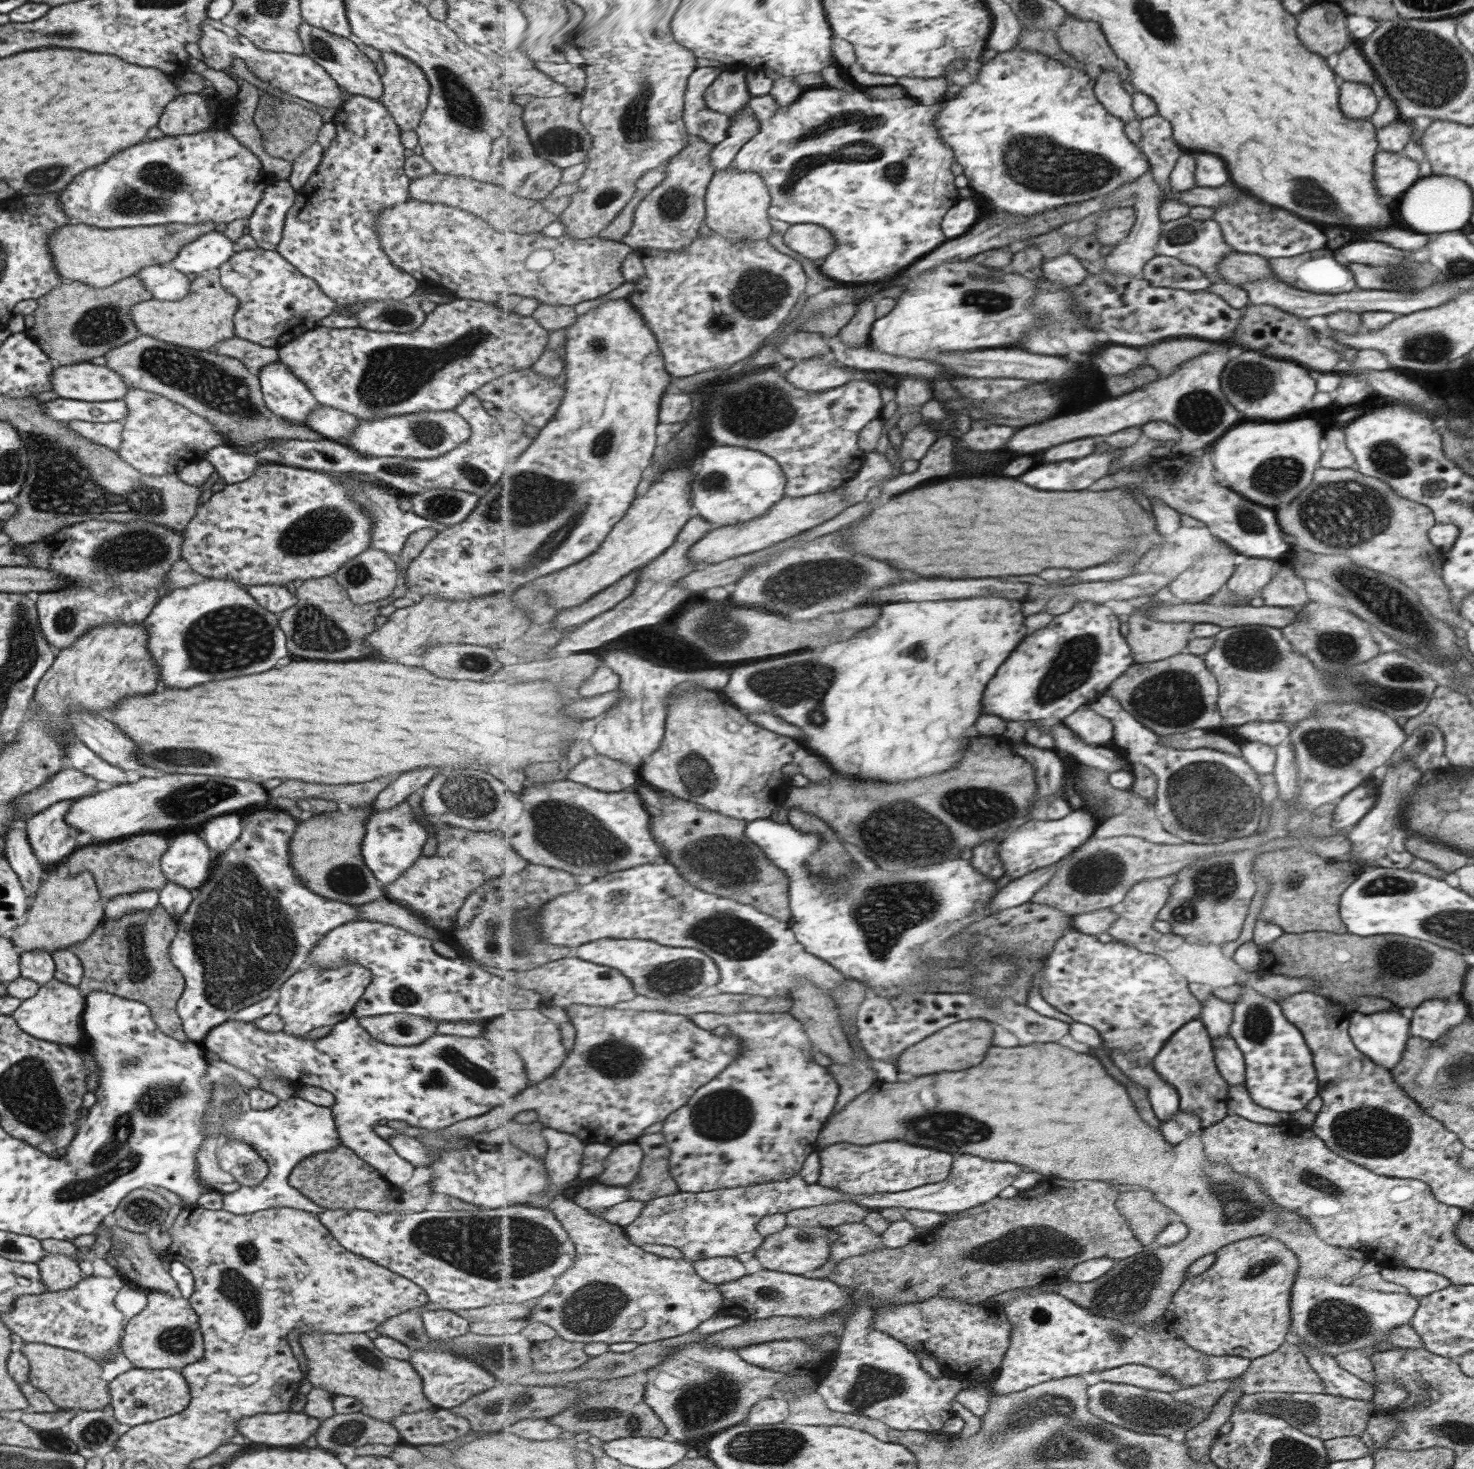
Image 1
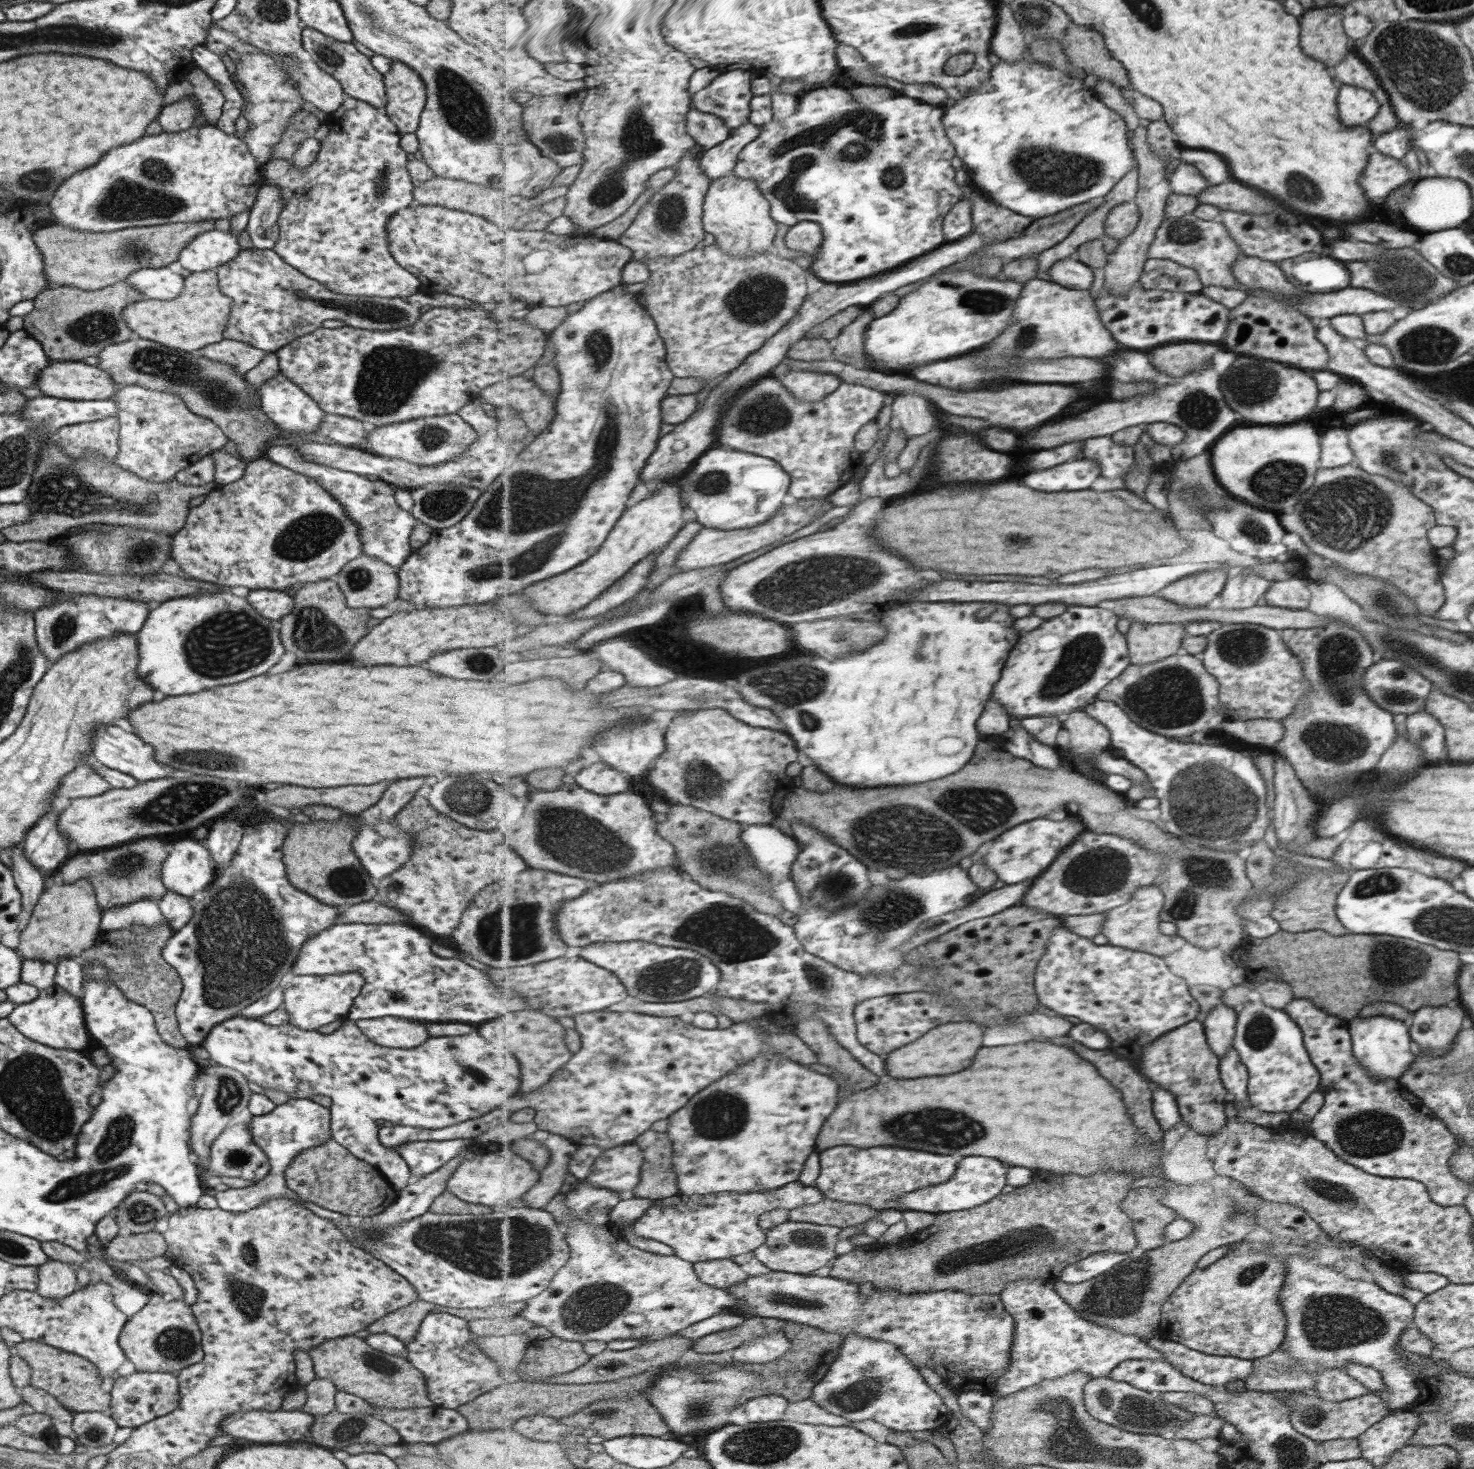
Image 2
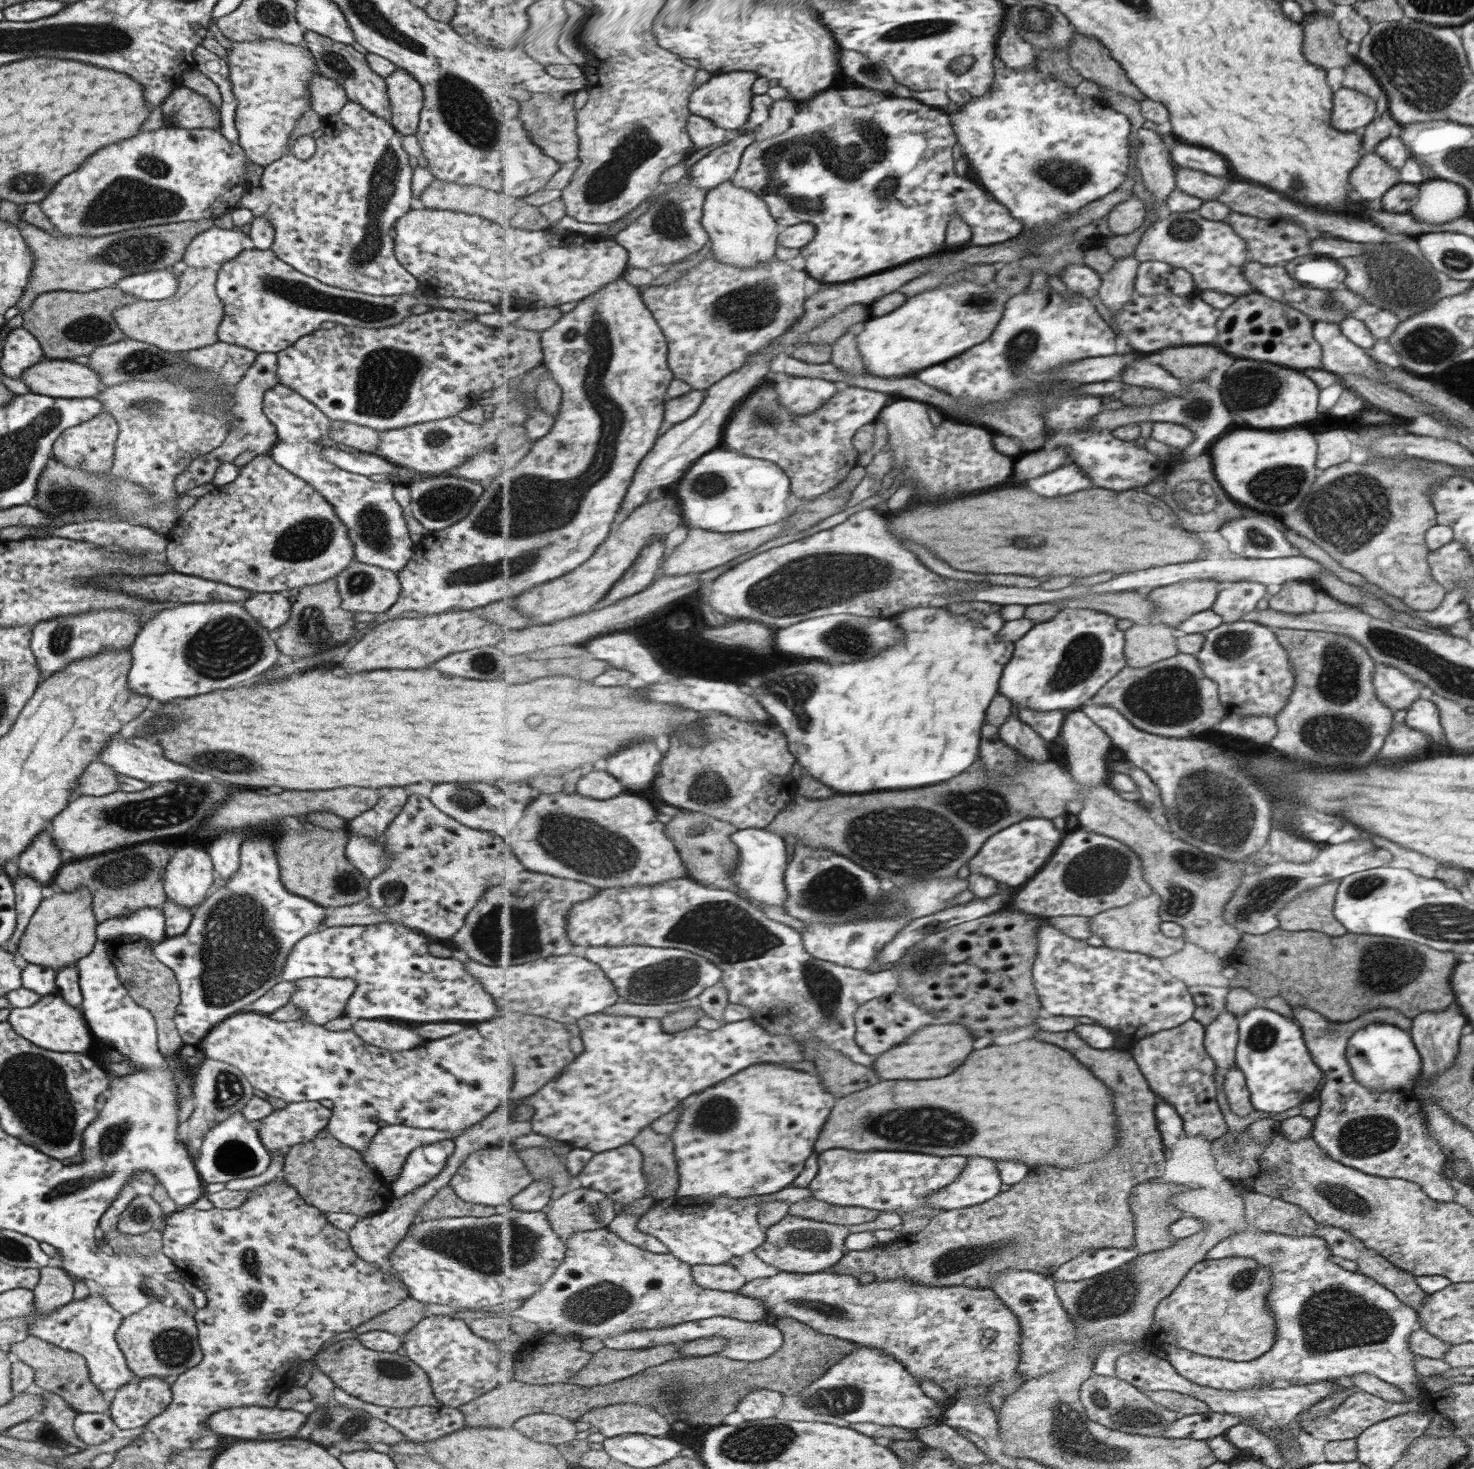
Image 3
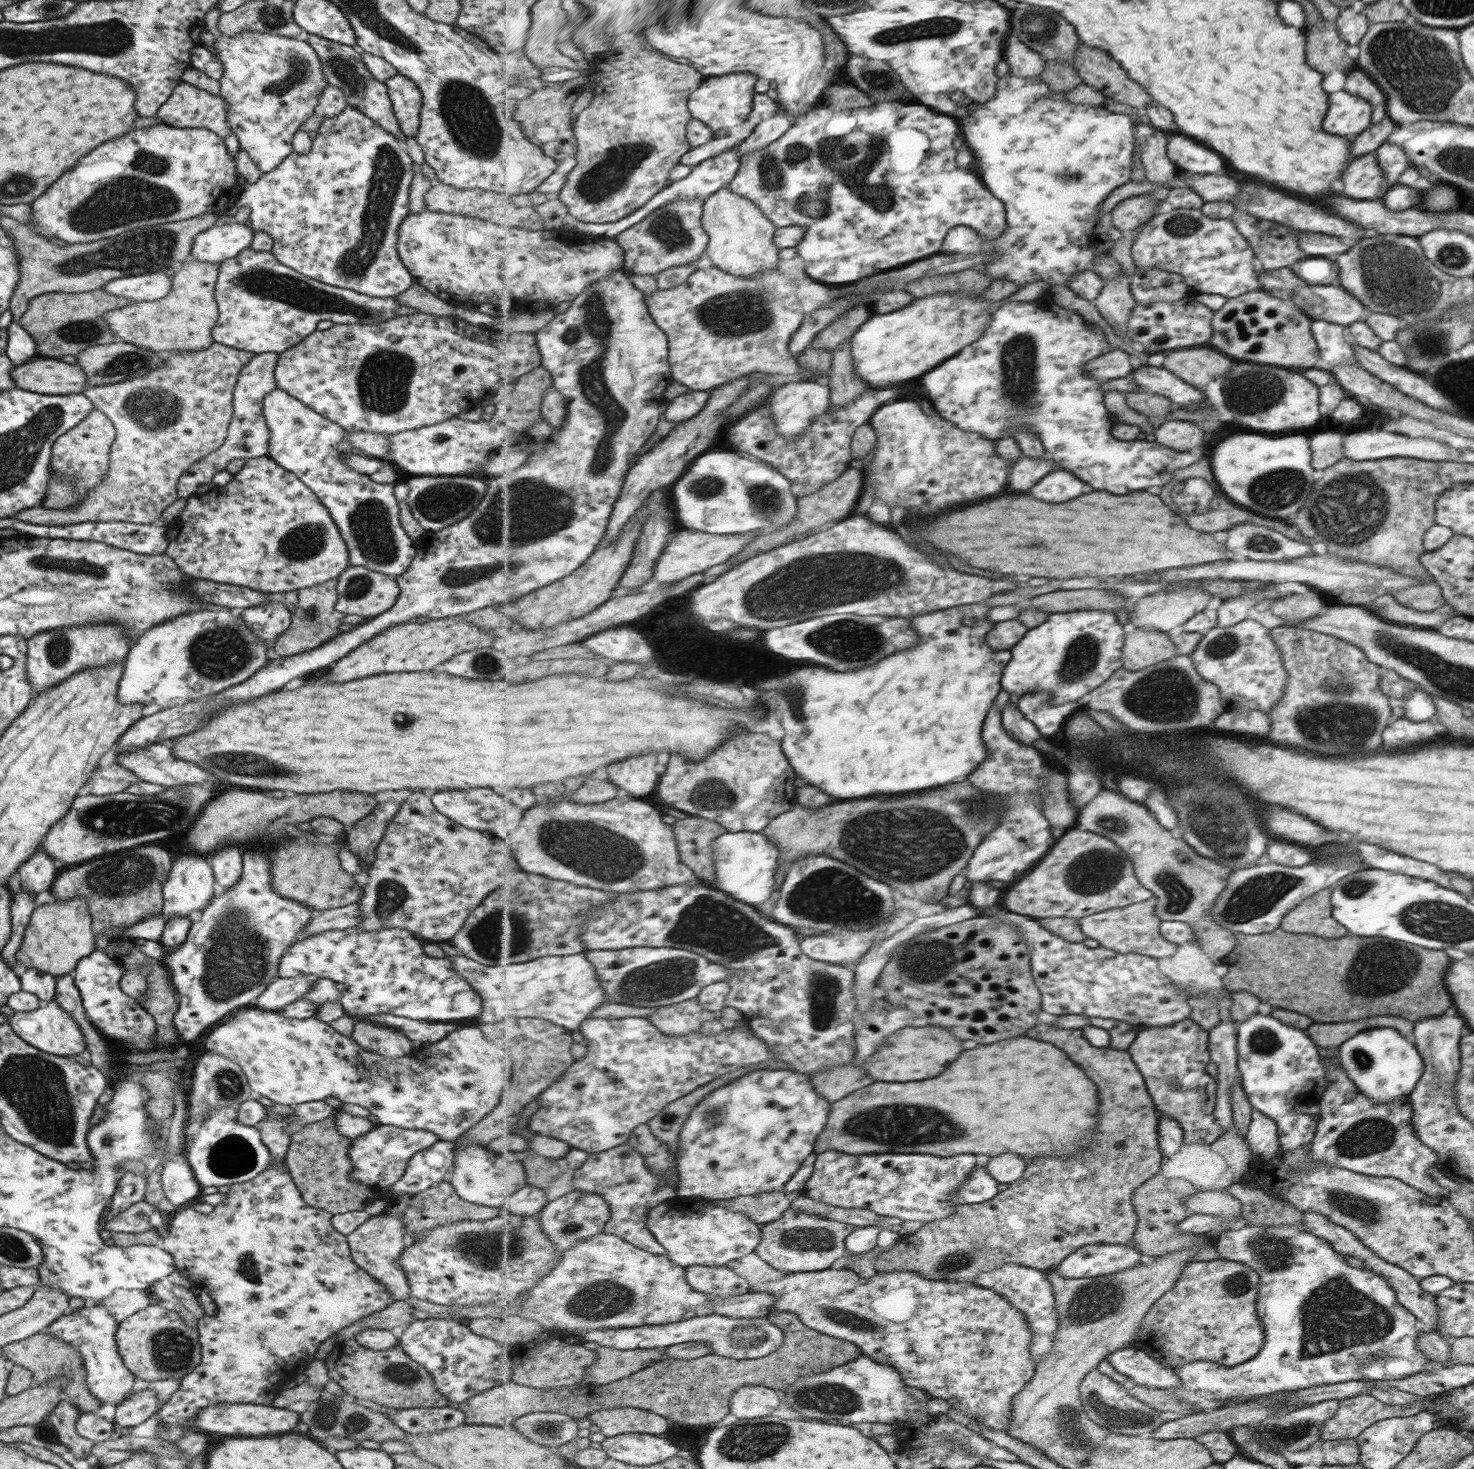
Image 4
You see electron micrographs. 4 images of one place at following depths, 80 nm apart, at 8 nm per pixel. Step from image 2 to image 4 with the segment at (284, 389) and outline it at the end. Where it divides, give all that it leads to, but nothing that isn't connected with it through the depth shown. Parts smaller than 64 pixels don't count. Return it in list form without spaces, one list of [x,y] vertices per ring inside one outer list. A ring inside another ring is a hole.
[[[275,388],[262,398],[262,415],[269,429],[267,456],[272,458],[283,469],[293,473],[309,490],[312,490],[319,502],[329,511],[329,516],[339,529],[342,541],[348,552],[348,564],[364,566],[369,570],[389,575],[399,576],[412,561],[415,554],[413,541],[405,534],[398,519],[398,501],[393,496],[393,484],[380,484],[371,481],[368,475],[359,474],[345,466],[338,458],[338,452],[333,447],[341,442],[343,429],[317,414],[299,400],[290,397],[286,391]]]

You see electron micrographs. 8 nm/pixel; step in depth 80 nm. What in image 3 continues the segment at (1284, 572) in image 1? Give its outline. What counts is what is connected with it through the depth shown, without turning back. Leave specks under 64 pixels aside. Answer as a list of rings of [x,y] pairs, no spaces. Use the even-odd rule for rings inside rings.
[[[1301,581],[1282,582],[1278,592],[1268,599],[1268,607],[1283,614],[1301,614],[1313,612],[1315,591]]]

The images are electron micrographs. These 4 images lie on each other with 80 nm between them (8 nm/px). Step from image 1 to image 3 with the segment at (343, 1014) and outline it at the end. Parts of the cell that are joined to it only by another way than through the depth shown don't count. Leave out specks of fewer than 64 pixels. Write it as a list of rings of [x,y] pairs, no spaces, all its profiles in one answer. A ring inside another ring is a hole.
[[[307,977],[294,980],[294,991],[290,1003],[303,1013],[299,1020],[312,1024],[325,1024],[344,1014],[345,1005],[355,990],[354,980],[350,978]]]

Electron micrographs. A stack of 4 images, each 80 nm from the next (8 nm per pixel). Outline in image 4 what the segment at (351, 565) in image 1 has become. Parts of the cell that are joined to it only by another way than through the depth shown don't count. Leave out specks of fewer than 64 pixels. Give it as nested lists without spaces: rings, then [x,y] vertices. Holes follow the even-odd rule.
[[[348,565],[336,579],[338,594],[333,610],[369,620],[391,608],[399,594],[394,577],[364,566]]]

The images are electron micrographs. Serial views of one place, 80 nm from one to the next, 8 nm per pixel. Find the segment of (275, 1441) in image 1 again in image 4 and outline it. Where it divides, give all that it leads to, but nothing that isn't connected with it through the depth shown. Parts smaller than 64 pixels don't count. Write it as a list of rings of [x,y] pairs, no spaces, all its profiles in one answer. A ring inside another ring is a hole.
[[[219,1402],[206,1406],[196,1414],[192,1422],[193,1431],[223,1436],[265,1436],[265,1434],[285,1434],[298,1422],[298,1414],[284,1409],[258,1404],[229,1404]]]

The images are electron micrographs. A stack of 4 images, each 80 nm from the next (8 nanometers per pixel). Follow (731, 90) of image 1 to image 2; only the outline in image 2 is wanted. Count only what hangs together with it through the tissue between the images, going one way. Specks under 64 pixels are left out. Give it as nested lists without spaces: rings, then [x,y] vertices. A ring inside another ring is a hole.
[[[739,69],[721,73],[707,88],[693,95],[693,107],[720,116],[733,130],[750,120],[752,78],[750,71]]]

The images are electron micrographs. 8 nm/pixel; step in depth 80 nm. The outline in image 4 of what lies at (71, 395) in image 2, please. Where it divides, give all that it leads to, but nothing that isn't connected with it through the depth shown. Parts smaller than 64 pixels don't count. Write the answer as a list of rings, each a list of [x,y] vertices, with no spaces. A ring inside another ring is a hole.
[[[36,357],[10,370],[16,388],[37,394],[79,394],[86,386],[86,374],[77,365],[59,359]]]

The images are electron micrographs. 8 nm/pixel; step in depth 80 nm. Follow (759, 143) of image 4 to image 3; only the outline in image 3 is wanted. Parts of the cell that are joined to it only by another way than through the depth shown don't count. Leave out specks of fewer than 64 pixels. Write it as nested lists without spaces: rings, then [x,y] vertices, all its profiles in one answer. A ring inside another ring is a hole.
[[[778,99],[771,107],[769,120],[763,123],[760,130],[755,132],[756,142],[767,142],[777,135],[784,134],[791,126],[791,119],[798,113],[799,104],[793,99]]]

